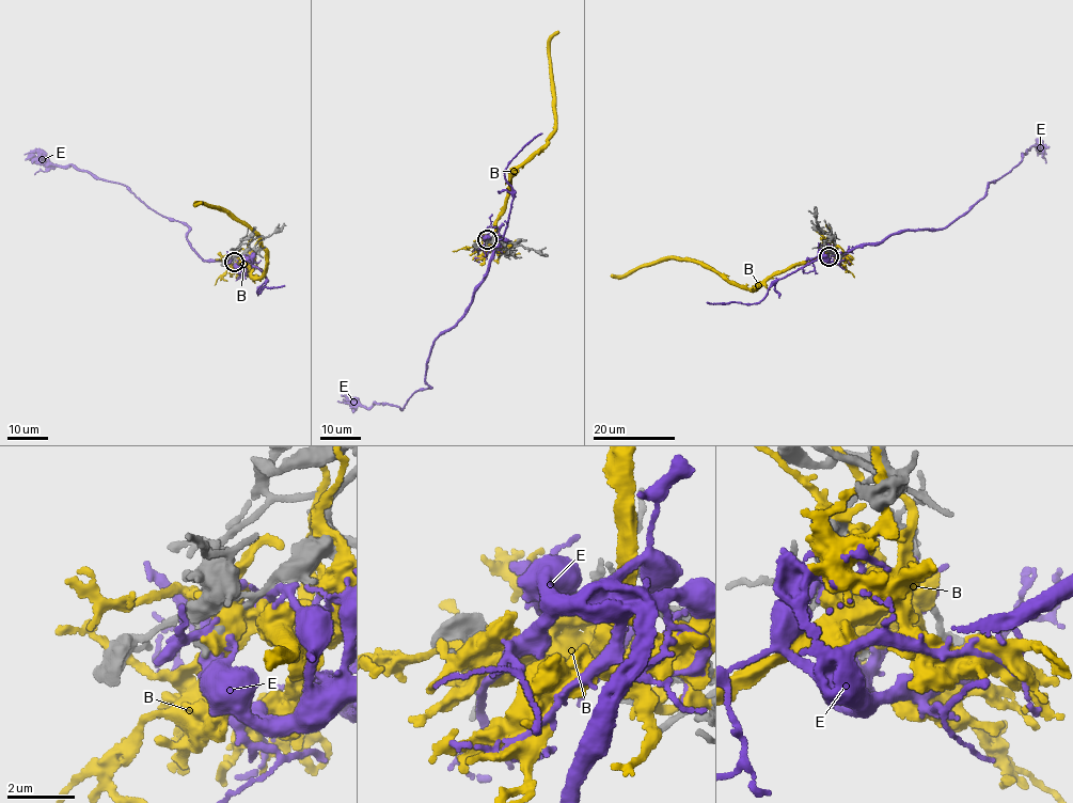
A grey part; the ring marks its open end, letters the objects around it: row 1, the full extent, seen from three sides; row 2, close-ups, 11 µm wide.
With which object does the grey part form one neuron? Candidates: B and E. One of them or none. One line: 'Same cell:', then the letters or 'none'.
Same cell: none

